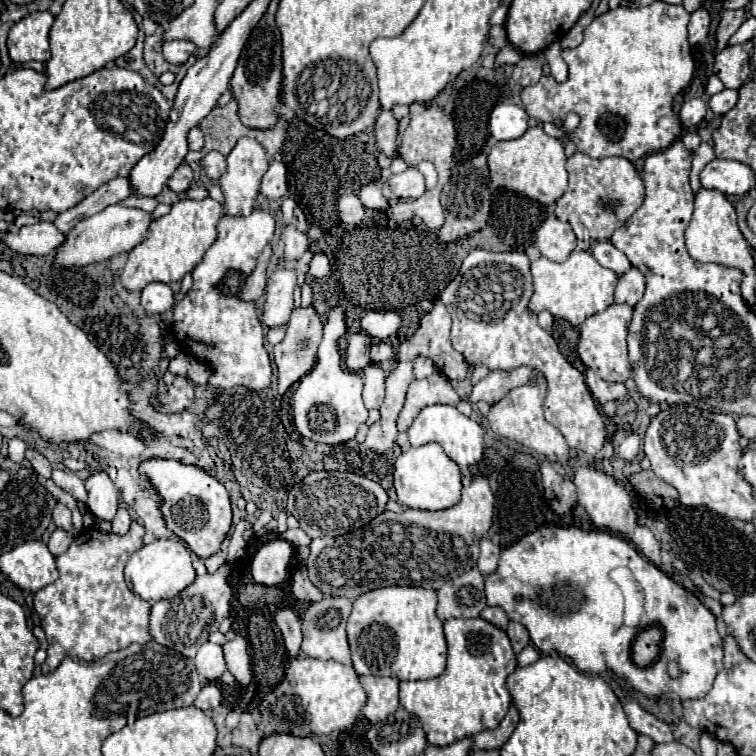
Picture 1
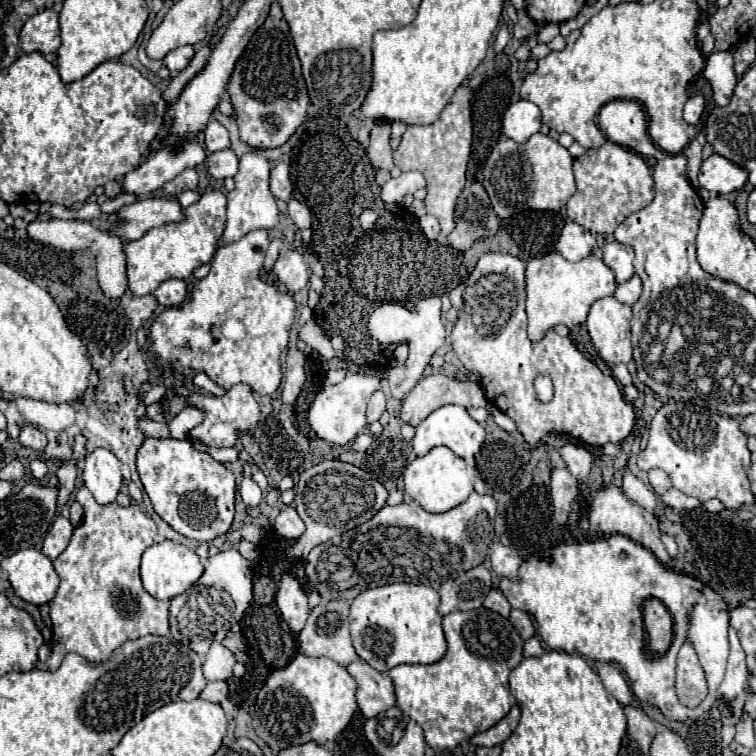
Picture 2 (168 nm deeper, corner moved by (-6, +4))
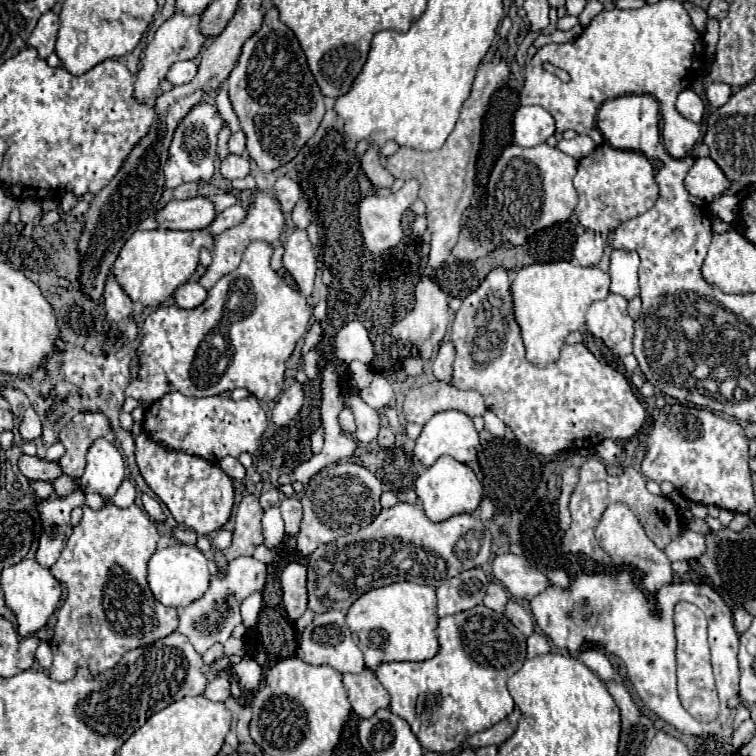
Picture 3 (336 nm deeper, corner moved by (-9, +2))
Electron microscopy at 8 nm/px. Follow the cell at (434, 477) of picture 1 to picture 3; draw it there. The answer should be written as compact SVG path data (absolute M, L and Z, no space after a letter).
M444 456L418 476L416 494L424 504L426 516L432 522L444 522L456 514L474 514L482 502L482 484L466 464Z

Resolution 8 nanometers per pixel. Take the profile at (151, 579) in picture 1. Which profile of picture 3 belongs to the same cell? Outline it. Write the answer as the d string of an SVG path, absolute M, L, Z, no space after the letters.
M176 544L176 546L160 548L160 550L154 552L154 556L148 562L150 590L164 606L184 608L184 606L192 604L194 600L198 600L198 598L202 598L206 594L208 582L210 582L208 560L196 546Z

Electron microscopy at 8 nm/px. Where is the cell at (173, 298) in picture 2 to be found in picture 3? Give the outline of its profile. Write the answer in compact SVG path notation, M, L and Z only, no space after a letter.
M186 282L186 284L182 284L182 286L174 292L176 304L178 304L180 308L186 308L186 310L200 306L200 304L206 300L206 296L208 296L206 288L202 288L198 282Z

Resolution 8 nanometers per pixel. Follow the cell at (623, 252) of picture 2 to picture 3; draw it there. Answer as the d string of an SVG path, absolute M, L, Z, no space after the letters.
M614 250L610 256L610 292L620 294L626 300L632 300L640 294L638 288L638 266L640 258L636 252L628 250Z

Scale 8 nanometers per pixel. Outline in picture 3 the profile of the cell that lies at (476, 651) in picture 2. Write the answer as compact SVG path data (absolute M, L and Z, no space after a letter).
M478 604L470 610L444 616L436 628L440 650L434 658L422 662L382 662L374 674L390 694L390 712L410 724L424 750L452 752L460 748L464 738L488 730L514 710L514 700L506 688L506 680L526 660L526 636L504 616Z

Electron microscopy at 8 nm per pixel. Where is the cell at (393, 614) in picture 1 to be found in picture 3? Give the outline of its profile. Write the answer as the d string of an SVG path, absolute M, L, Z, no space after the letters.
M396 582L370 590L348 608L346 624L350 632L358 636L358 646L364 652L364 664L370 670L376 670L382 662L394 660L422 662L434 658L440 650L436 638L436 592L432 586Z

